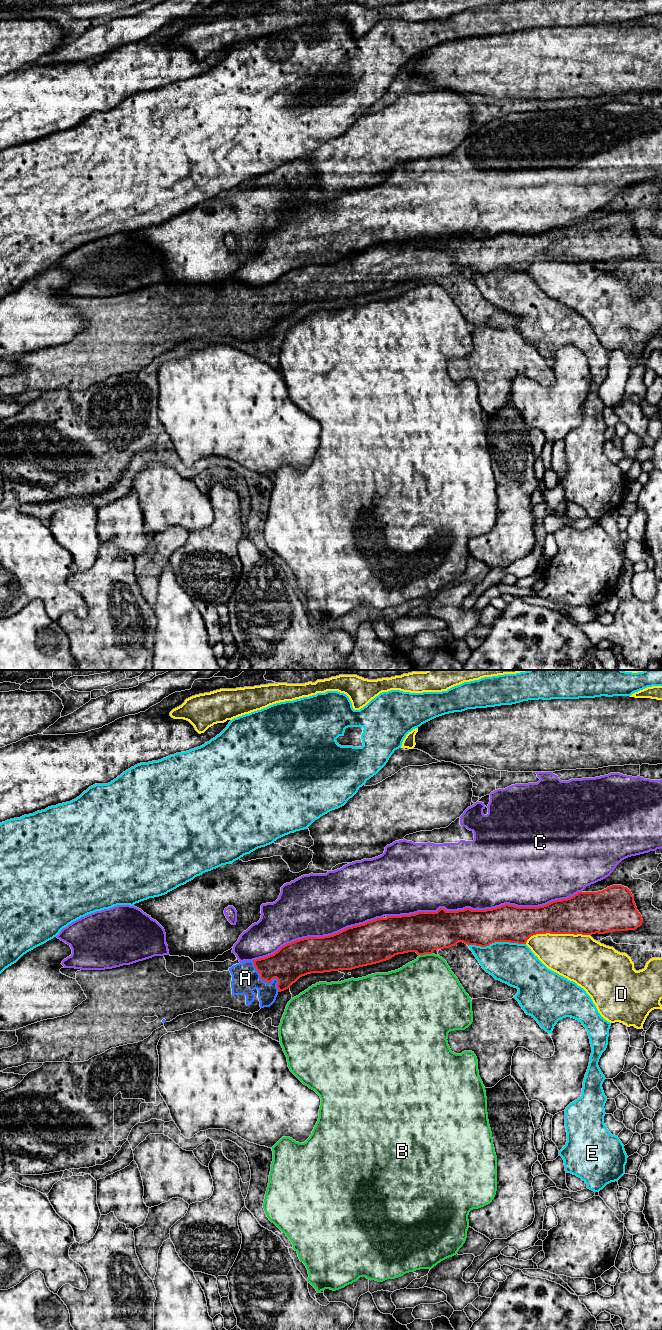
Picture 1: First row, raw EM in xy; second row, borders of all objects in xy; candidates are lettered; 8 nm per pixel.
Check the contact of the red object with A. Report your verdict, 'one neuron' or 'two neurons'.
one neuron

